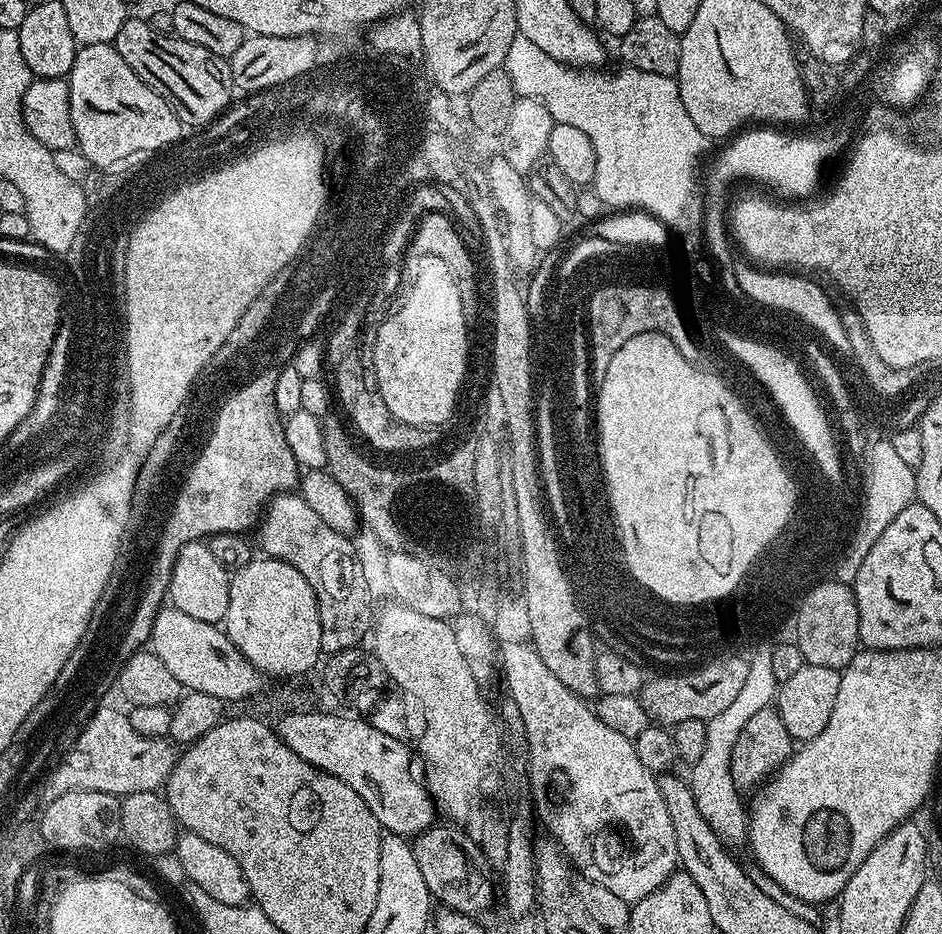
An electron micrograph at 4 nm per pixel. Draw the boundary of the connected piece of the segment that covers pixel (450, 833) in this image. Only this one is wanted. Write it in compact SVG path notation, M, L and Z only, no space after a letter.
M433 826L411 841L414 858L422 869L422 878L430 894L443 907L455 912L481 914L492 904L492 877L494 872L488 867L487 860L477 841L467 836L460 826L439 828Z

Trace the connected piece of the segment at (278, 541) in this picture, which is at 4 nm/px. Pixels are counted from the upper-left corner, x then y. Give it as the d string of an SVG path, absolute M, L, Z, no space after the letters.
M300 494L273 496L262 513L262 519L258 525L259 532L265 557L281 560L294 566L294 570L298 570L298 574L302 574L302 578L310 582L310 590L314 590L318 602L318 614L322 626L321 653L350 650L351 647L363 645L364 635L367 632L369 635L374 628L374 608L372 612L372 592L368 589L368 576L364 573L359 558L356 557L356 548L350 542L352 540L347 535L339 533L338 530L331 529L313 511L313 507L307 505Z

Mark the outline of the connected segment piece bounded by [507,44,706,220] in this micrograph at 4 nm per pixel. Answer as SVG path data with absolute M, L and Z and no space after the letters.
M534 46L514 48L514 64L510 64L507 72L510 82L514 82L517 96L534 98L546 106L553 121L566 126L575 126L582 130L586 138L590 138L590 146L594 146L596 159L596 179L594 190L604 206L608 204L648 204L660 216L676 216L680 212L680 204L688 204L692 199L692 183L696 180L696 163L704 152L706 138L694 122L690 122L690 114L686 114L686 106L682 106L680 88L675 79L662 74L646 74L646 70L621 67L621 72L604 72L605 70L581 70L563 64L561 60L550 58L546 50Z

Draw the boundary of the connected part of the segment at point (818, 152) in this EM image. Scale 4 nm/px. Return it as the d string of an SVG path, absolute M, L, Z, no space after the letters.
M750 128L742 133L739 133L736 137L733 137L728 143L730 143L720 154L720 156L715 160L714 164L711 166L708 172L708 184L706 186L706 214L702 216L702 232L706 234L706 240L708 242L708 248L712 254L711 259L713 263L715 262L719 265L720 276L723 280L729 281L730 277L734 274L734 266L736 263L735 256L732 256L730 250L730 238L726 236L726 218L722 216L724 212L724 190L727 188L728 184L732 180L756 180L758 182L763 181L764 183L774 186L792 196L792 198L804 198L804 196L810 193L816 186L822 166L830 160L826 154L826 148L832 148L832 146L826 146L826 144L820 143L822 138L821 135L814 134L813 136L796 136L790 138L786 134L782 134L780 130L775 130L772 128Z

